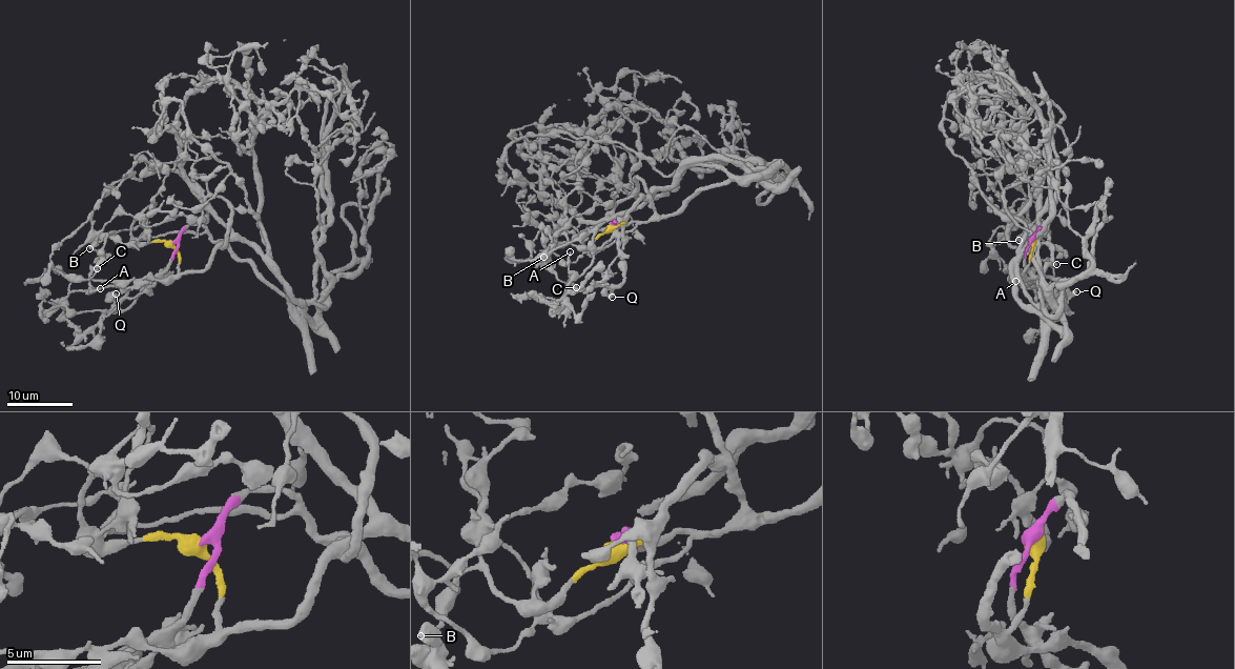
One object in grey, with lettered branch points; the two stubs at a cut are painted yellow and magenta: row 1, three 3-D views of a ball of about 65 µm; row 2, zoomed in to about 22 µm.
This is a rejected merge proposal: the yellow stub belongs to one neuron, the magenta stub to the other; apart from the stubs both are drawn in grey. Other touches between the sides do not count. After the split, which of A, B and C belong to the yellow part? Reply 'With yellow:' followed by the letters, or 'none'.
With yellow: B

